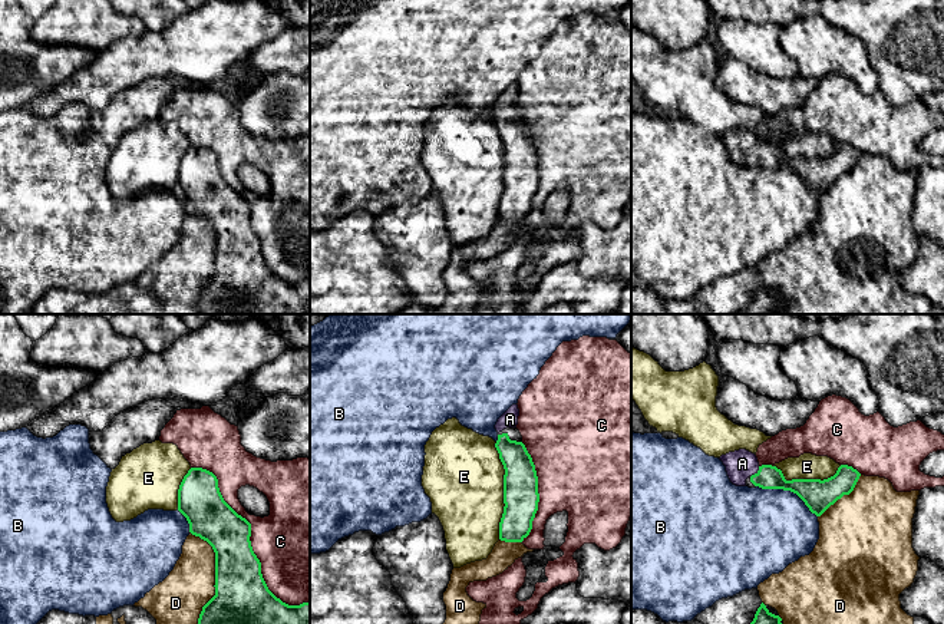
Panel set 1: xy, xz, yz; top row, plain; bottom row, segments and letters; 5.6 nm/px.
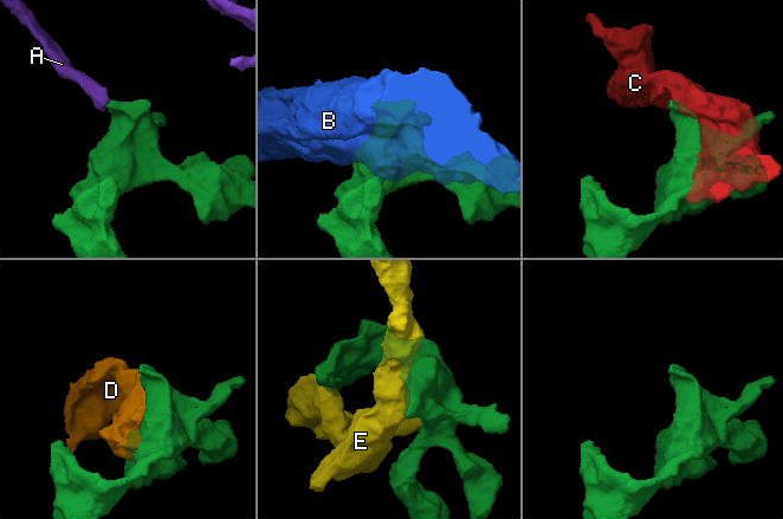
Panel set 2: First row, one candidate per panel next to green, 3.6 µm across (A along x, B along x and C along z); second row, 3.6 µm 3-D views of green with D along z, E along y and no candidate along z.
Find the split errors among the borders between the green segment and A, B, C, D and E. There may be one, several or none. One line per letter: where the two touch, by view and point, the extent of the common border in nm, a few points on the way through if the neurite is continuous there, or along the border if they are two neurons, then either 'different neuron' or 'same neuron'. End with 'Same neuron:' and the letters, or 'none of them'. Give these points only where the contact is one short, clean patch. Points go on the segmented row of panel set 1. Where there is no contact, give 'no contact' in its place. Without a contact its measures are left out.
A: yz (755, 474) | 80 nm | across yz (768, 476), (755, 474), (742, 464) | same neuron
B: yz (788, 489) | 380 nm | different neuron
C: xy (248, 540) | 1000 nm | different neuron
D: xy (215, 574) | 500 nm | different neuron
E: xz (504, 491) | 550 nm | different neuron
Same neuron: A

